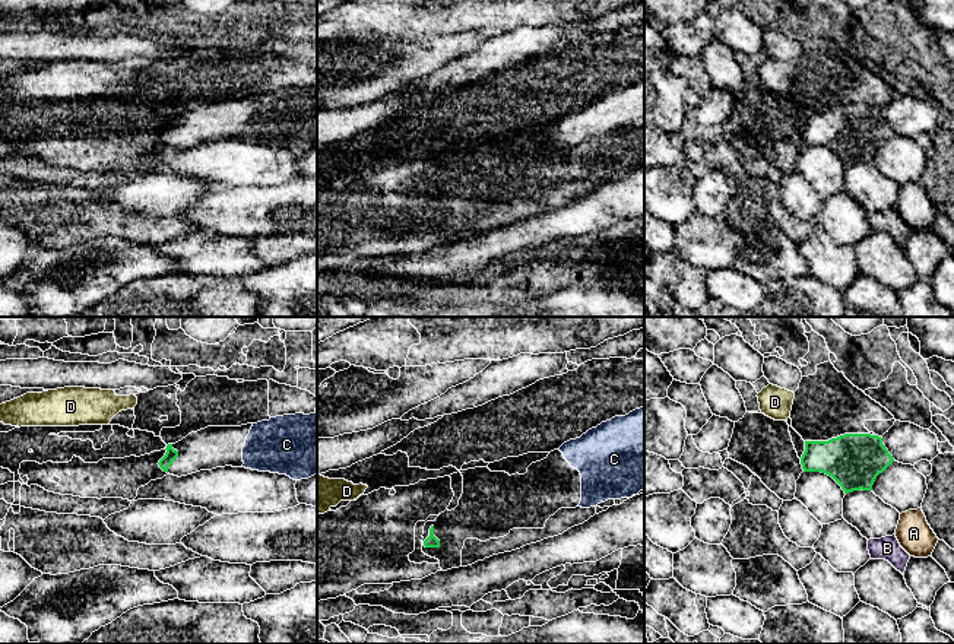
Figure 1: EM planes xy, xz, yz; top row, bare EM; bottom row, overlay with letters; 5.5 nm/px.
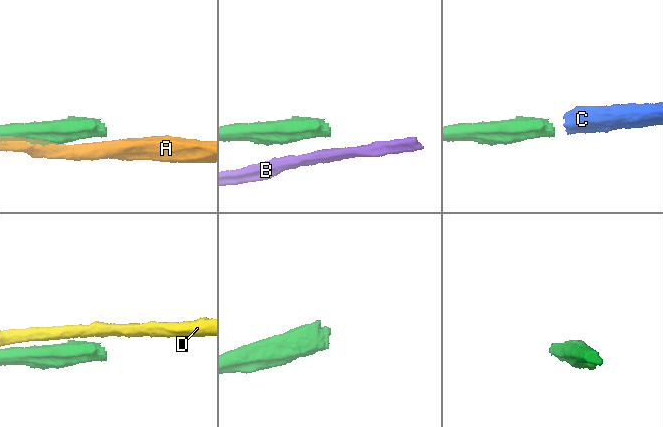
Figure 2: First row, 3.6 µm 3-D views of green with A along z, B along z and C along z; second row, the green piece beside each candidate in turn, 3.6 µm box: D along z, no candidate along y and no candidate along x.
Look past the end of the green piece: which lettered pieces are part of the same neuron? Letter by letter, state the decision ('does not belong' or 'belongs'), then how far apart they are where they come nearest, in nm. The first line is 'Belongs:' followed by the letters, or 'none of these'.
Belongs: C
A: does not belong; 200 nm apart
B: does not belong; 260 nm apart
C: belongs; 360 nm apart
D: does not belong; 160 nm apart

